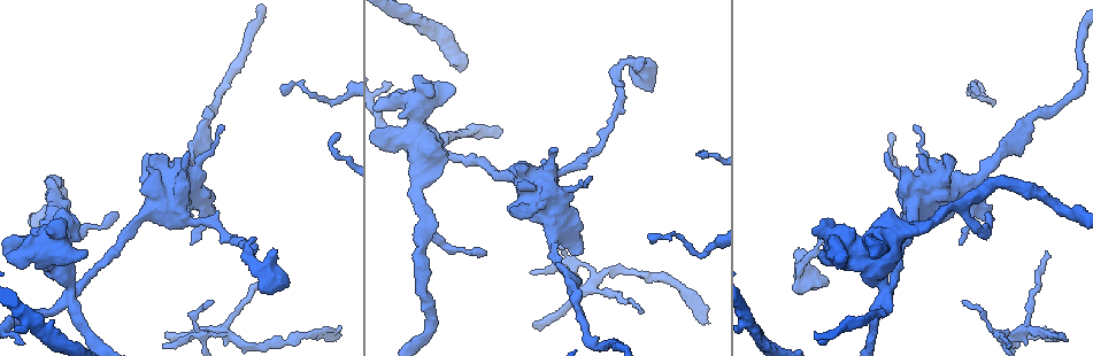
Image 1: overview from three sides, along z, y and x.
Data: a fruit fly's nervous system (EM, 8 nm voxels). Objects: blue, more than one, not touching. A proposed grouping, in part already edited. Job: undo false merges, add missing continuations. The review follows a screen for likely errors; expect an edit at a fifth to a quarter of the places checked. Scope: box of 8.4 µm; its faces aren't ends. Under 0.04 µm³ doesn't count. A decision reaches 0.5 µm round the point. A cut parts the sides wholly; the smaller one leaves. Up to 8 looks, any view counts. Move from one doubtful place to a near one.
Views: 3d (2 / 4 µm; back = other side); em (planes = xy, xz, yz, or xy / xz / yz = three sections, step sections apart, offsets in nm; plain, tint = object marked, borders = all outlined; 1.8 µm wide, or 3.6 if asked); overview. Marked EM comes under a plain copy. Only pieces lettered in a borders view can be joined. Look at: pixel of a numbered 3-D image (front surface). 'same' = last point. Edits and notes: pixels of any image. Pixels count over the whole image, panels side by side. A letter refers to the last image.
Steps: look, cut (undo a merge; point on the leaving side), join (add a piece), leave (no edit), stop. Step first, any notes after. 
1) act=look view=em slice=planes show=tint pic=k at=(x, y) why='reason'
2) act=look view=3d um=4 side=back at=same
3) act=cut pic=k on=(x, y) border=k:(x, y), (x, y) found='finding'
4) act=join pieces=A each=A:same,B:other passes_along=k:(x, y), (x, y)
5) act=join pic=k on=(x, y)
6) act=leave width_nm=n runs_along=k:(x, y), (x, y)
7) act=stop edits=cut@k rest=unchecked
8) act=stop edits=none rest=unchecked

act=look view=3d um=4 pic=1 at=(1046, 251) why='an open end'

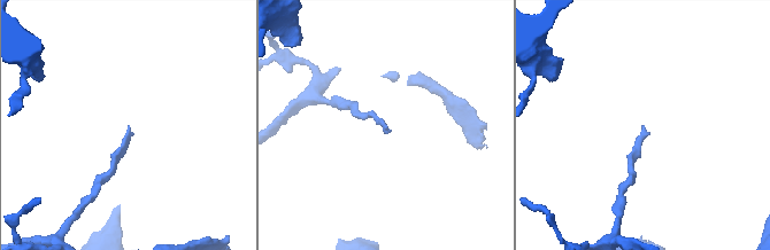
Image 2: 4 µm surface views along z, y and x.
act=look view=em slice=yz step=16 show=borders pic=2 at=(641, 127) why='now the EM'

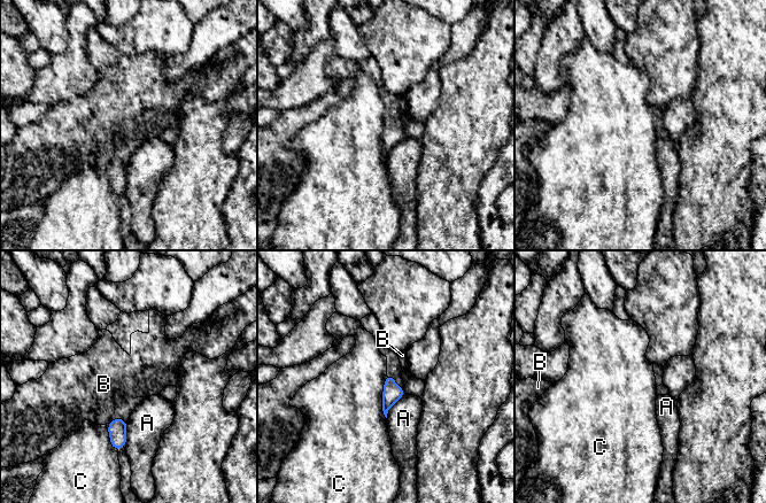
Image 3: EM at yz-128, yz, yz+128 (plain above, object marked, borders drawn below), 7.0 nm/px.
act=leave each=A:other,B:other,C:other border=3:(385, 376), (382, 413), (386, 418) found='none of them fits'

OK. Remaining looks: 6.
act=look view=3d um=4 pic=1 at=(117, 211) why='thin end'

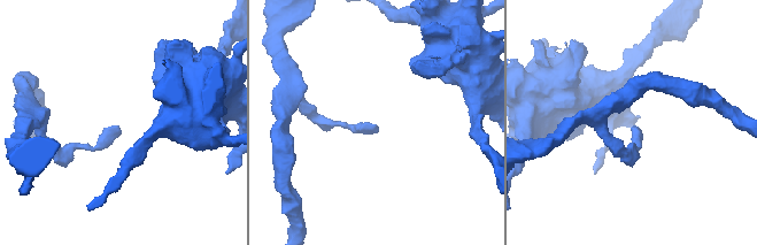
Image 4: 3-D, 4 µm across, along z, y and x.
act=look view=em slice=planes show=borders pic=4 at=(374, 126)

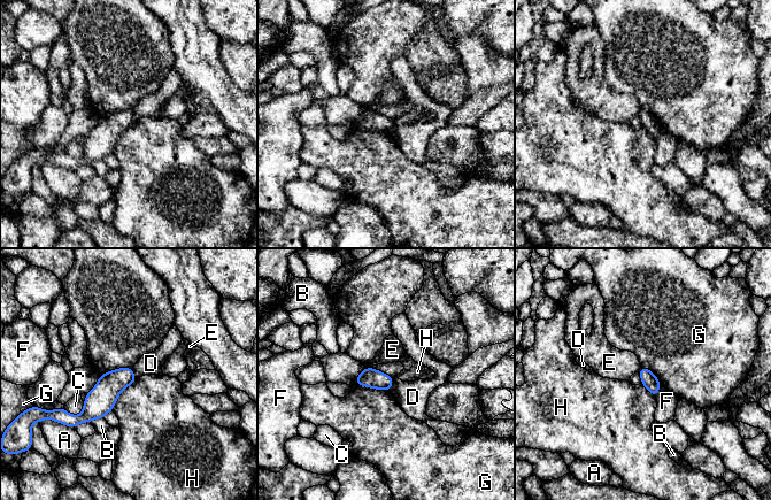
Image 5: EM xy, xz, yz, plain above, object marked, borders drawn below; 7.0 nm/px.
act=leave width_nm=110 each=A:other,B:other,C:other,D:other,E:other,F:other,G:other,H:other found='no lettered piece goes on from it'

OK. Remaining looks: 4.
act=look view=3d um=4 side=back pic=1 at=(87, 254)

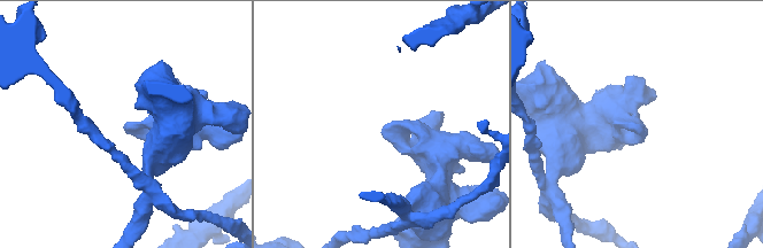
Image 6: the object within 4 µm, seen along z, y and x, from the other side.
act=look view=em slice=xz step=16 show=borders pic=6 at=(384, 132) why='shape alone is not enough'

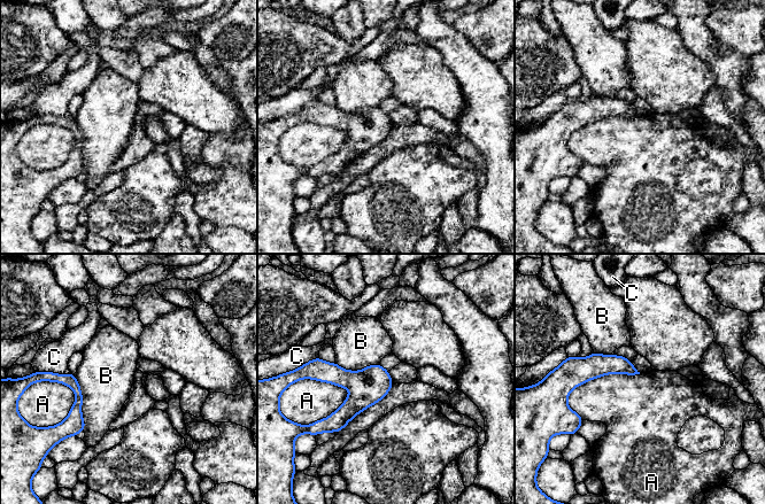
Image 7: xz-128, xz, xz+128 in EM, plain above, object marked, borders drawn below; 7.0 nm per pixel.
act=look view=em slice=planes show=borders at=same why='another direction'

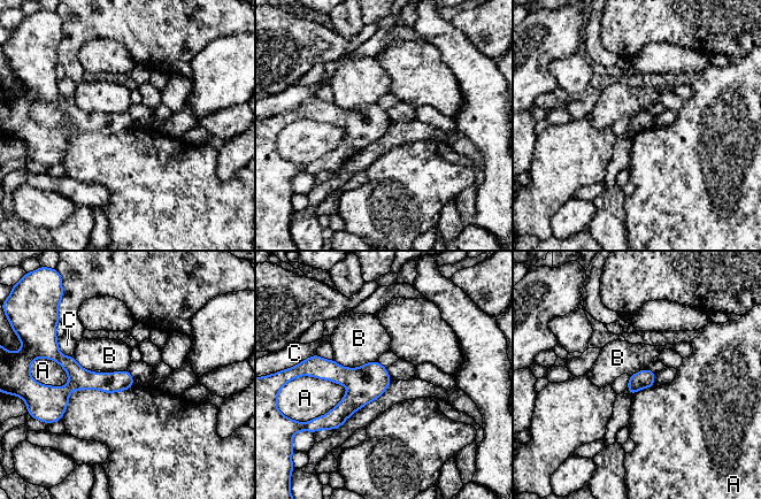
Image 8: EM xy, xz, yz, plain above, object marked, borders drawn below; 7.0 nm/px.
act=leave each=A:other,B:other,C:other runs_along=8:(130, 381), (77, 381), (59, 392) found='no lettered piece goes on from it'

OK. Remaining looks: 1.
act=stop edits=none rest=unchecked

